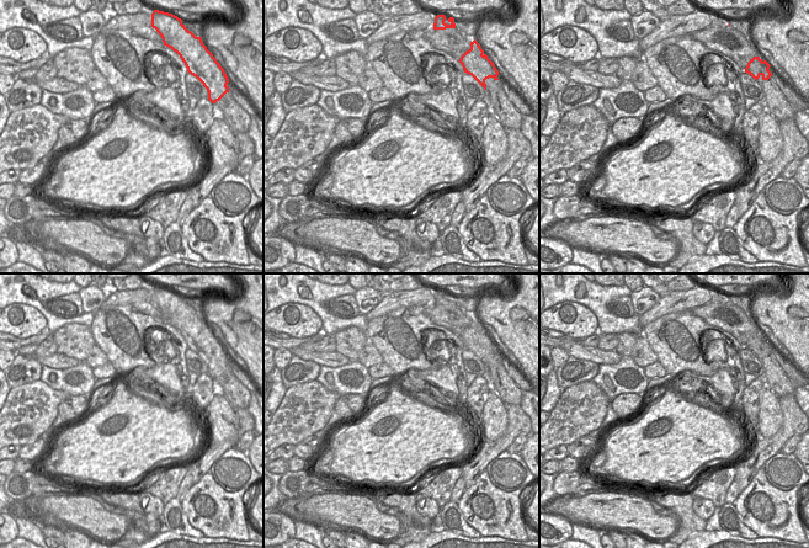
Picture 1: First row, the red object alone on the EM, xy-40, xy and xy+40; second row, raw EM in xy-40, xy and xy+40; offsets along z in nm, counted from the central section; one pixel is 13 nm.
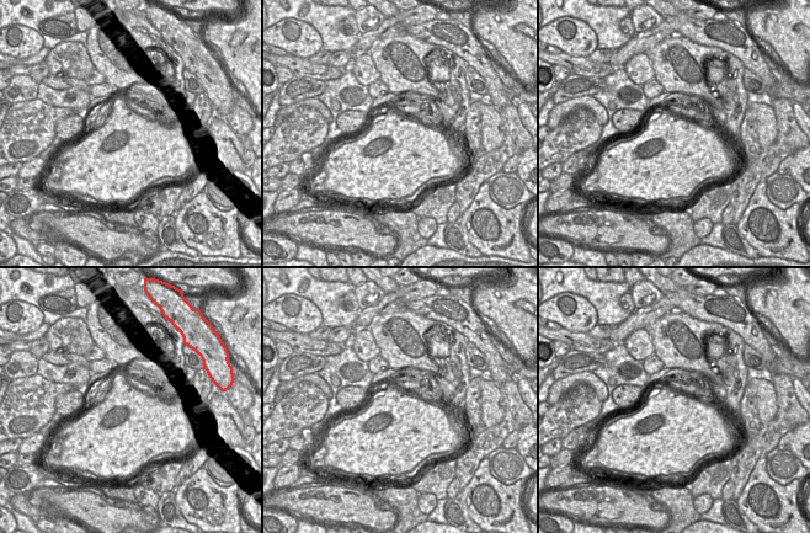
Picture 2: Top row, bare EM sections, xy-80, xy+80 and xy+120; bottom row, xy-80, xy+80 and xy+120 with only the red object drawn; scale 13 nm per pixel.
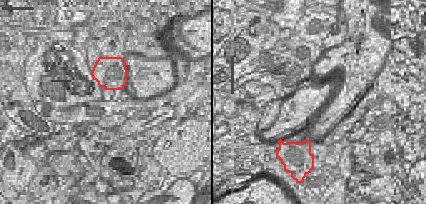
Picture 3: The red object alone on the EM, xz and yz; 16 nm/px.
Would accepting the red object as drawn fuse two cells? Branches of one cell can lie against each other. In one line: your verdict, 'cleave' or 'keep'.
cleave

